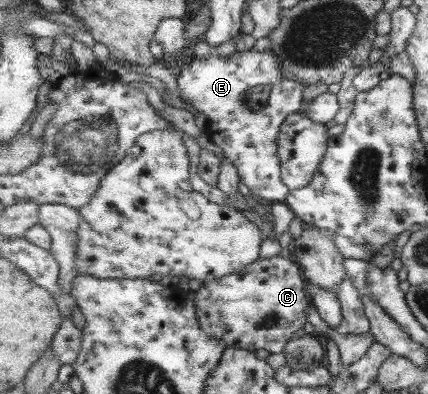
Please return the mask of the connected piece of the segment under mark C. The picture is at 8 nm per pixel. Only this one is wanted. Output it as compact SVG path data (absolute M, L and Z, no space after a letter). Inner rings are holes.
M276 255L275 257L267 259L258 259L256 262L253 262L252 265L246 265L242 270L235 273L236 274L230 274L224 278L218 278L218 280L212 282L207 281L202 284L203 287L200 287L194 292L195 305L197 306L197 315L200 319L201 329L212 338L222 339L228 347L234 346L253 352L264 349L271 353L284 353L286 345L292 340L292 338L294 338L294 334L296 334L298 330L302 330L304 324L309 321L309 315L306 314L306 310L309 310L309 307L312 305L312 299L310 299L307 285L308 281L304 278L303 269L293 257L286 259L282 258L280 255Z

